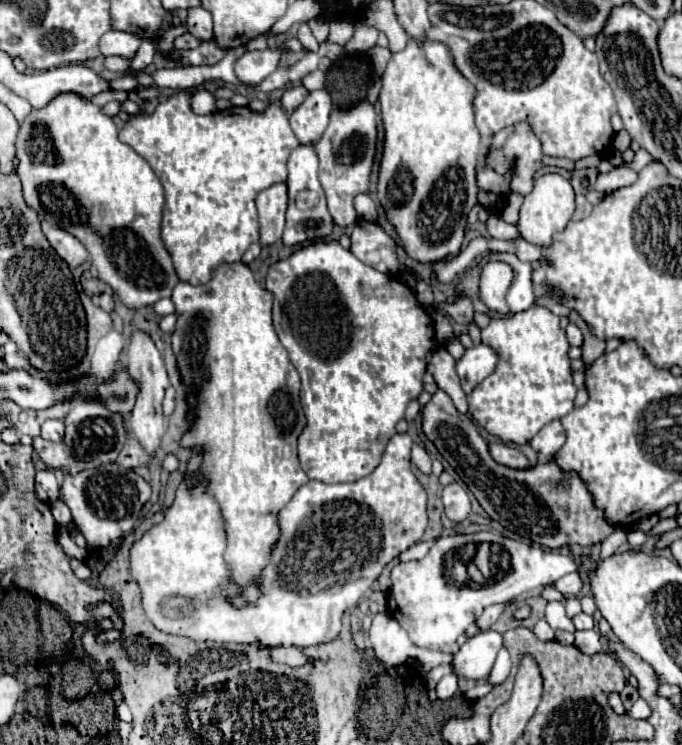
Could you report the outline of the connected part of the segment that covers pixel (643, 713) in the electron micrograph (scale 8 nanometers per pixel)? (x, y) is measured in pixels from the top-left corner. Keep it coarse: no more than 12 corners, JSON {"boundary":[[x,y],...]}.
{"boundary":[[646,700],[638,702],[628,712],[632,718],[648,718],[650,706]]}

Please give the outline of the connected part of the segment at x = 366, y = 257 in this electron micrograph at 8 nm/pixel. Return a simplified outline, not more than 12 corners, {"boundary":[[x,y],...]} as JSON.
{"boundary":[[358,222],[352,254],[388,276],[398,274],[396,242],[374,222]]}

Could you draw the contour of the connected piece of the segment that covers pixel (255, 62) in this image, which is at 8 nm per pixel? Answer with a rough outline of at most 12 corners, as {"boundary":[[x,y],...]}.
{"boundary":[[276,48],[248,52],[236,62],[242,84],[256,86],[276,70]]}

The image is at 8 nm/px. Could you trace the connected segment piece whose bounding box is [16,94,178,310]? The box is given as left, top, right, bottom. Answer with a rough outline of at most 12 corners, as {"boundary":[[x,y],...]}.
{"boundary":[[78,94],[32,110],[18,176],[128,308],[172,294],[164,188]]}

